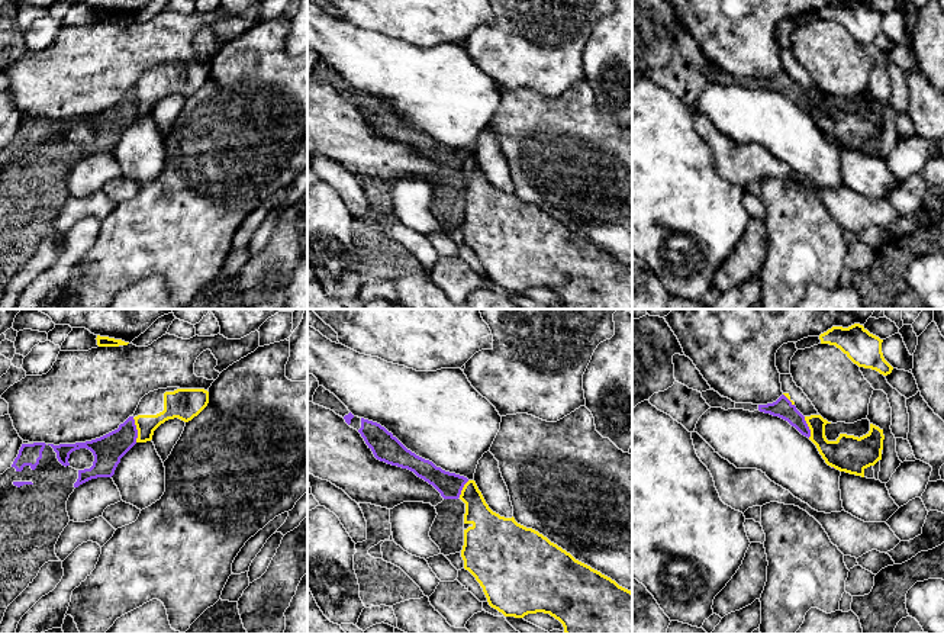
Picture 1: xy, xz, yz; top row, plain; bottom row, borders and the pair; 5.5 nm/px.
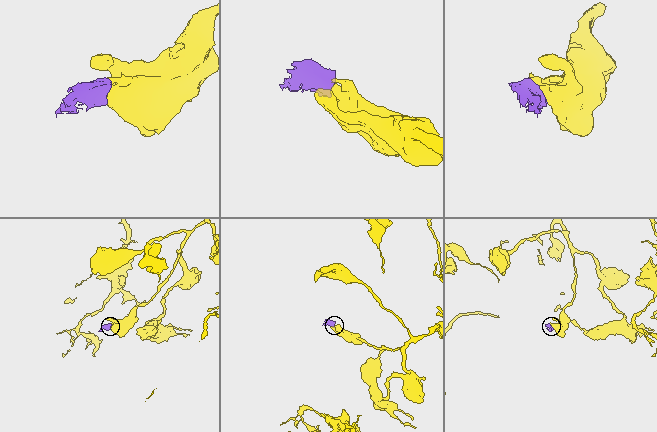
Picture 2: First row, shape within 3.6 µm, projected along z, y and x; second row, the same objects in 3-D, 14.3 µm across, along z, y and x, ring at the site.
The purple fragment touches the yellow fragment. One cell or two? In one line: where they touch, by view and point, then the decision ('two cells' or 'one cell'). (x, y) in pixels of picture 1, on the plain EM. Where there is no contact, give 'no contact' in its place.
xy (137, 105) | two cells

